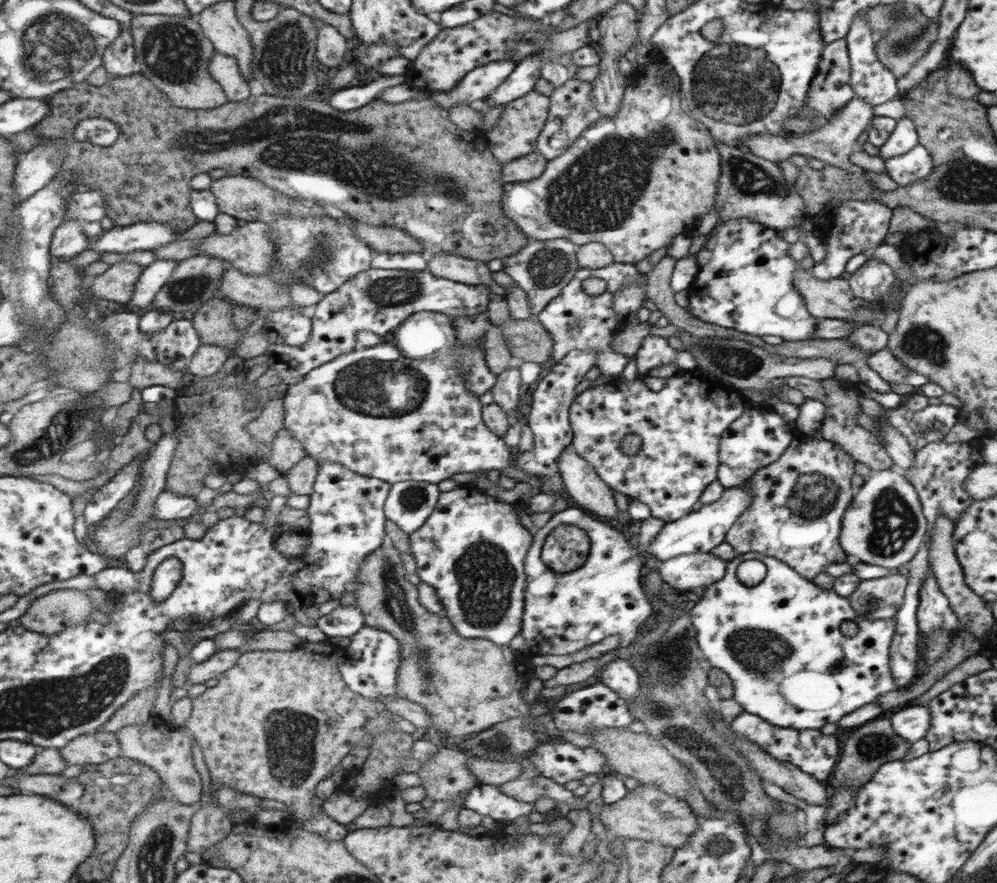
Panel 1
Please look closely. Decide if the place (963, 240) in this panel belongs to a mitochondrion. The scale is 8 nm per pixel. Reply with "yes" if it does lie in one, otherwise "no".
no

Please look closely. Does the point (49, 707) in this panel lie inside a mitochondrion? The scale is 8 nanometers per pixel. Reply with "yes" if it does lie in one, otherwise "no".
yes

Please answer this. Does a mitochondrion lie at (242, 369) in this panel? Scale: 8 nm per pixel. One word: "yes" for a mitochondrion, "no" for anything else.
no

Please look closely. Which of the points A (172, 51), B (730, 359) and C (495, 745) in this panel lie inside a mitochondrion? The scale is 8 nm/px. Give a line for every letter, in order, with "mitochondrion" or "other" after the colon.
A: mitochondrion
B: mitochondrion
C: mitochondrion

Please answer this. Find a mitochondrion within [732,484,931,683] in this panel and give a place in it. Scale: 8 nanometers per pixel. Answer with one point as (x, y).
(893, 523)

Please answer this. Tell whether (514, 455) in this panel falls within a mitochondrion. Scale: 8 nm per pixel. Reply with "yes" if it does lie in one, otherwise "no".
no

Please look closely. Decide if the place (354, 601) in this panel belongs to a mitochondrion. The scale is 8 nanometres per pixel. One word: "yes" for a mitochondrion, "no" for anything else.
no

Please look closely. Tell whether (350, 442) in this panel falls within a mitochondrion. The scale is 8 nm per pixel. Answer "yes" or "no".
no

